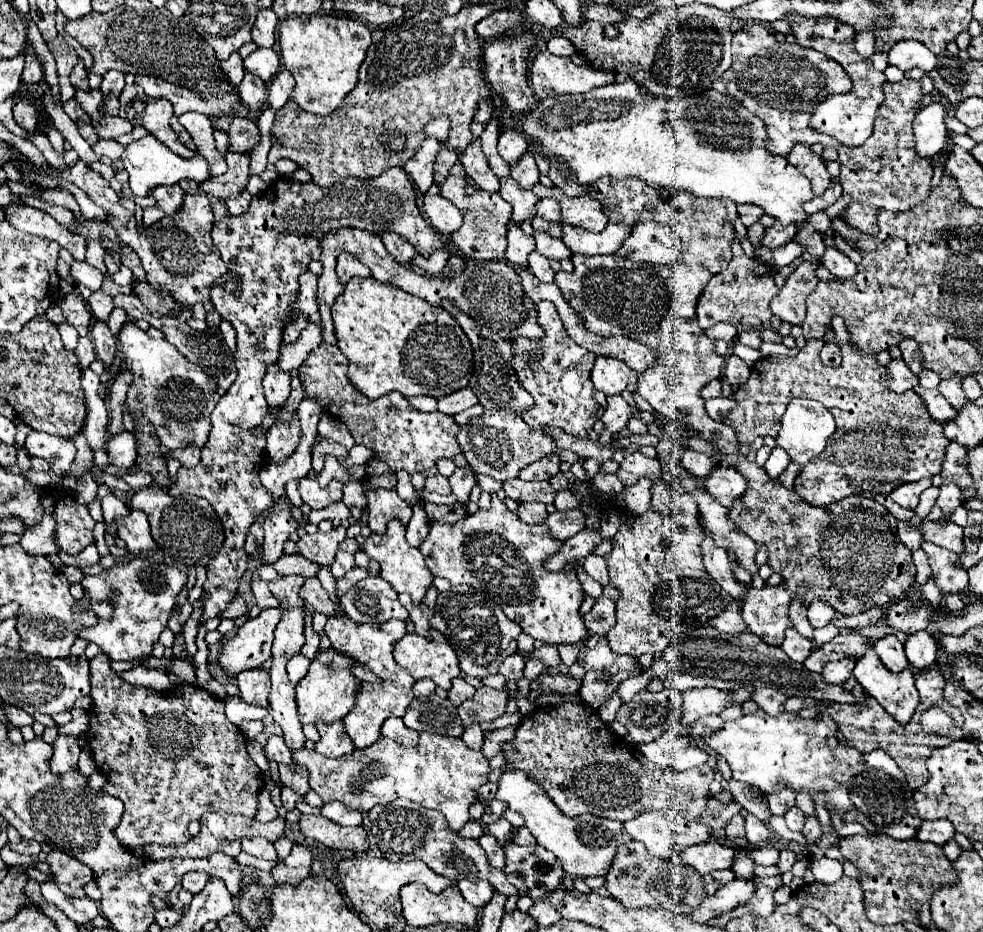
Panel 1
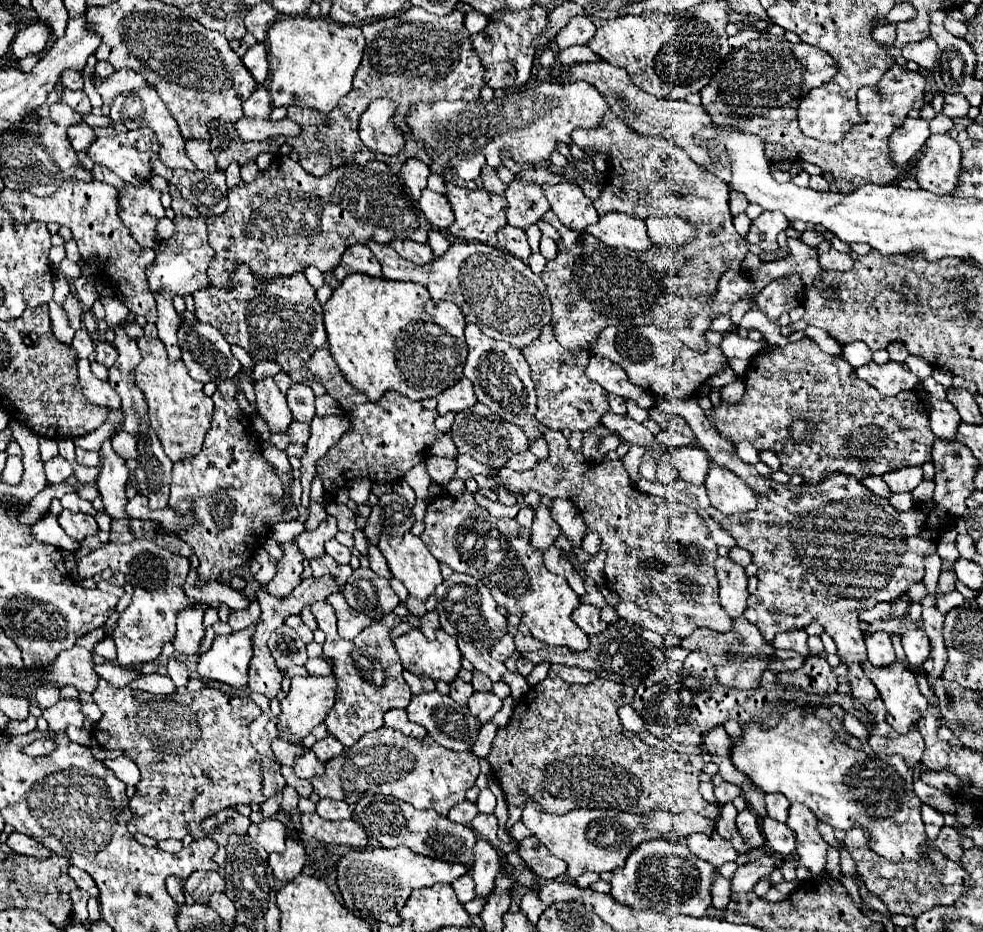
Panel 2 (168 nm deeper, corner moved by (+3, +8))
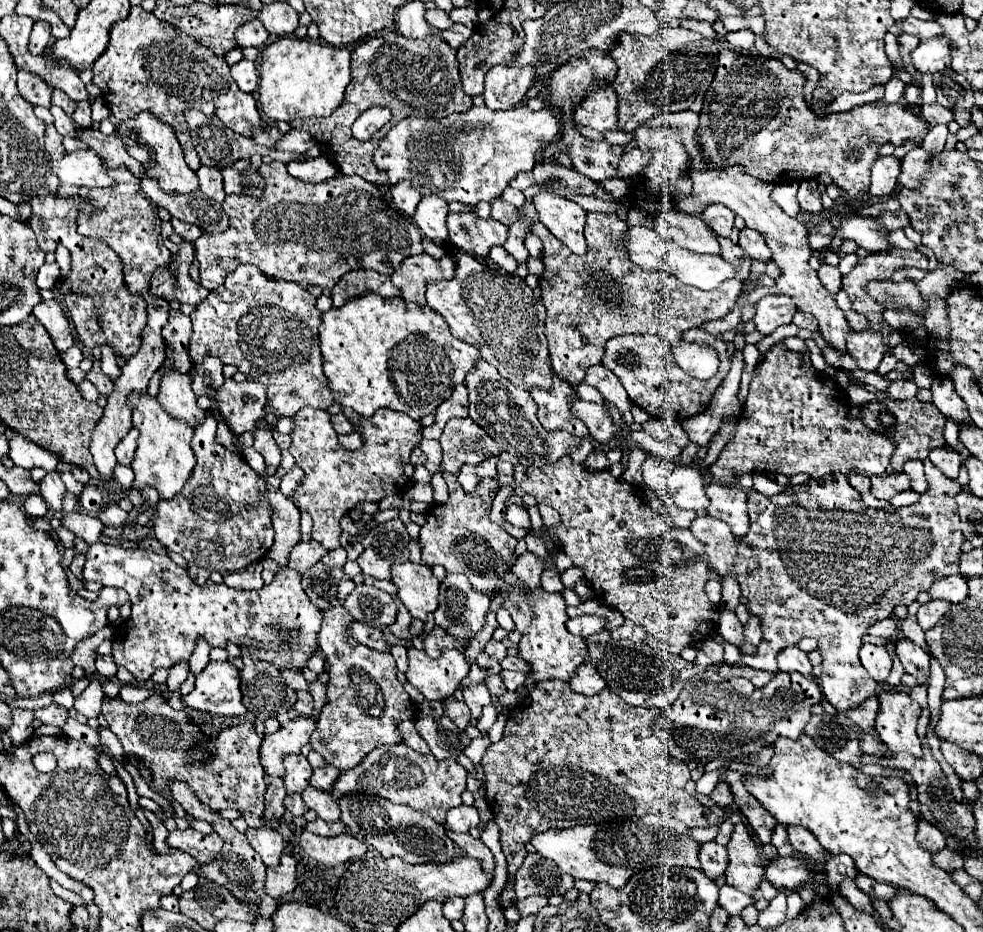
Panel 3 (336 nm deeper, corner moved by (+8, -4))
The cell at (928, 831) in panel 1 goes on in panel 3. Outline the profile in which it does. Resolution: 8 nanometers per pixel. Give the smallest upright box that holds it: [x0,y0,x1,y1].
[918,819,946,853]

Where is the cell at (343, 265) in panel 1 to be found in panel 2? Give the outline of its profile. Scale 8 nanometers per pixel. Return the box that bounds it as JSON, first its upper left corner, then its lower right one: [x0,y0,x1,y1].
[335,245,381,281]

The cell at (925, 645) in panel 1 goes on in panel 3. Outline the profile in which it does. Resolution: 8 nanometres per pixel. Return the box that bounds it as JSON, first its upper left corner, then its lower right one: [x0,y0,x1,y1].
[896,639,930,685]

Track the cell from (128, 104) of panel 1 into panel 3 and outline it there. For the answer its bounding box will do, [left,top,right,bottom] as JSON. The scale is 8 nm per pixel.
[120,113,198,193]

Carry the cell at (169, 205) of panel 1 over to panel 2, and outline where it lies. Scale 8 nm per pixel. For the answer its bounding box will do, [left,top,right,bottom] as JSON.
[169,183,197,215]

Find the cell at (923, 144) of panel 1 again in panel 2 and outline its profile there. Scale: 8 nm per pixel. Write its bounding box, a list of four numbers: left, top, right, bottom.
[891,117,929,165]

